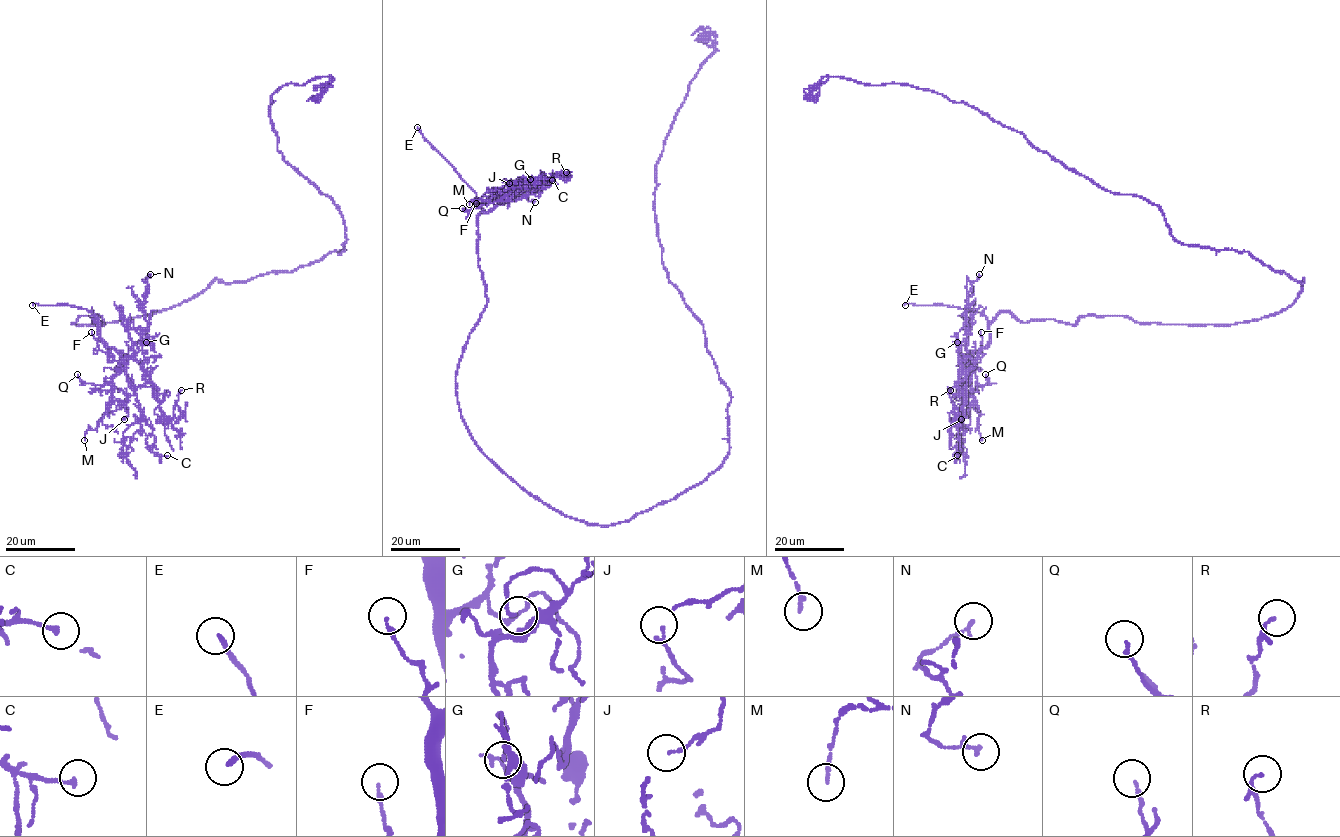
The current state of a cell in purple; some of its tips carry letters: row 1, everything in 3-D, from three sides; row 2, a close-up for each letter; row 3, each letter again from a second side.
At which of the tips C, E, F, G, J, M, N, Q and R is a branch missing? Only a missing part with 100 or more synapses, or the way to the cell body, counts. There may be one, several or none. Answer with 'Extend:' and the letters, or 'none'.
Extend: E

